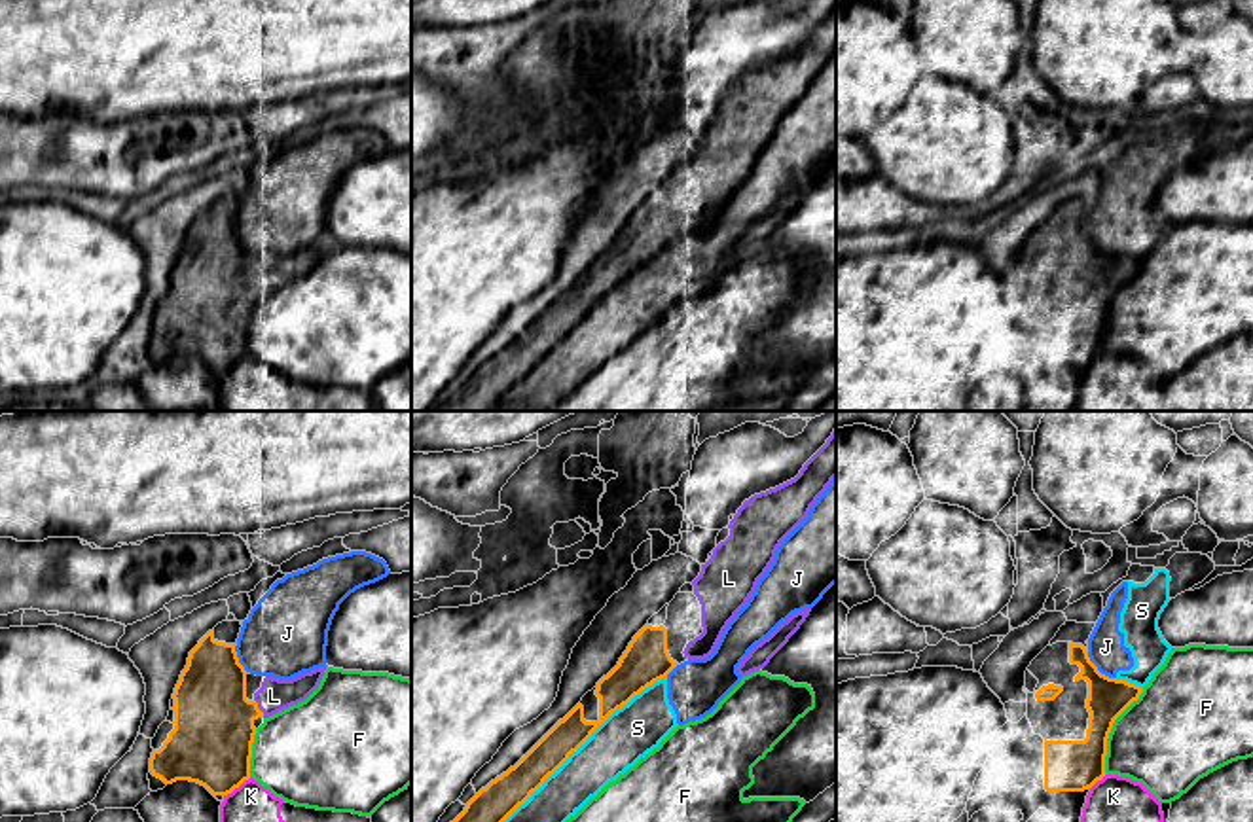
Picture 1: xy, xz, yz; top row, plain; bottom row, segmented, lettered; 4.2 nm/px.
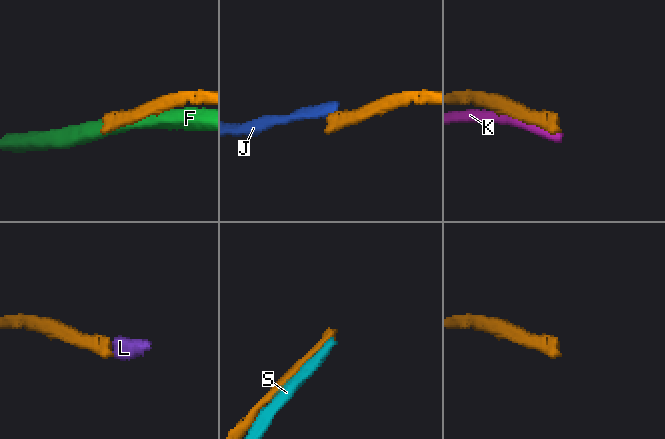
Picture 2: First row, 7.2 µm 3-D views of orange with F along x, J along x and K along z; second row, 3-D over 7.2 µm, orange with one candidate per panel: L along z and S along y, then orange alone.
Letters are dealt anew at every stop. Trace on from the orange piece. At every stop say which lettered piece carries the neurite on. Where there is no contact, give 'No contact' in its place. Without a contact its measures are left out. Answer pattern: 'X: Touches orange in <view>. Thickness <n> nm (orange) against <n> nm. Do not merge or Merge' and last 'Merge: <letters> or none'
F: Touches orange in yz. Thickness 220 nm (orange) against 420 nm. Do not merge
J: Touches orange in yz. Thickness 180 nm (orange) against 160 nm. Do not merge
K: Touches orange in xy. Thickness 340 nm (orange) against 170 nm. Do not merge
L: Touches orange in xy. Thickness 340 nm (orange) against 140 nm. Merge
S: Touches orange in xz. Thickness 150 nm (orange) against 220 nm. Do not merge
Merge: L

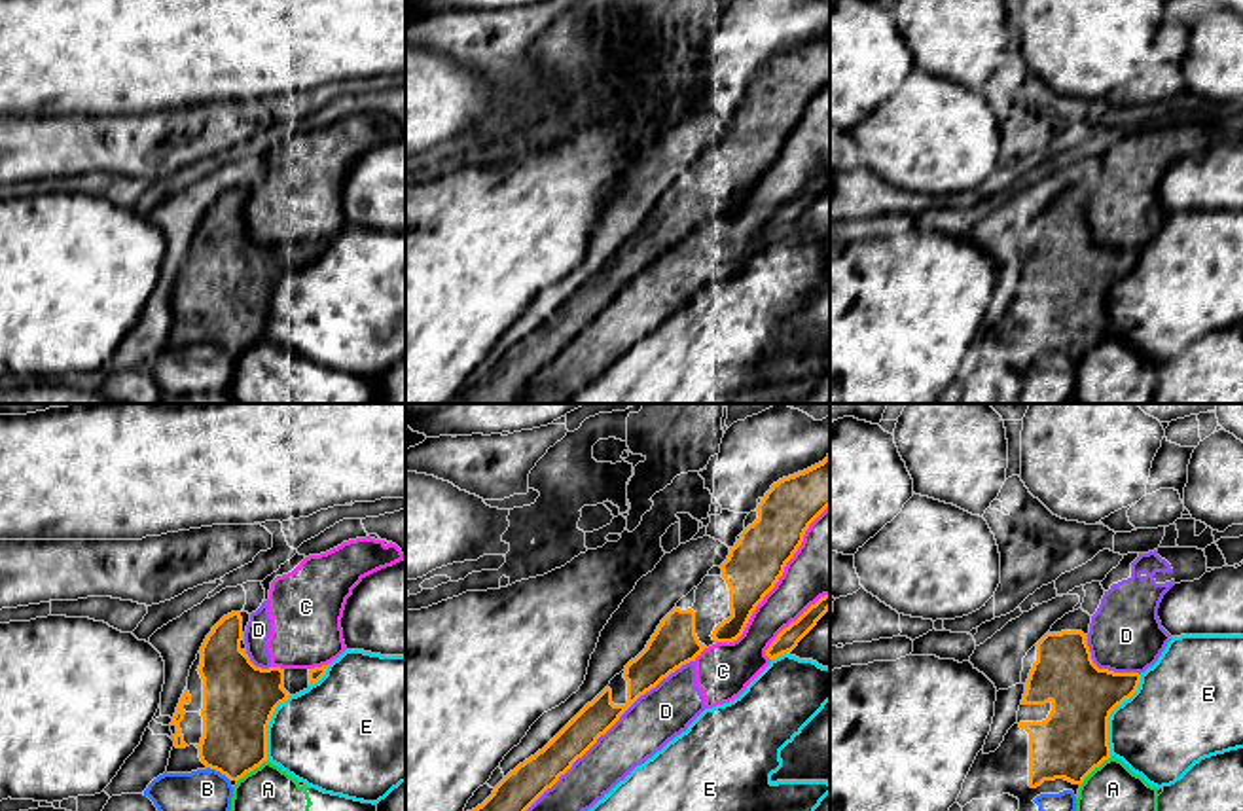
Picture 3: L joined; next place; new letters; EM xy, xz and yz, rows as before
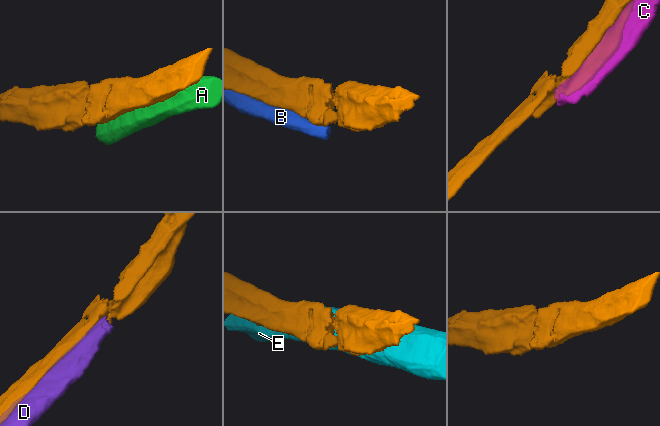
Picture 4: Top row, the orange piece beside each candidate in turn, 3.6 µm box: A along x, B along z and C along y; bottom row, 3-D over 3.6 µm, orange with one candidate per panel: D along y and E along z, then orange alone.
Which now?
A: Touches orange in yz. Thickness 300 nm (orange) against 200 nm. Do not merge
B: Touches orange in xy. Thickness 280 nm (orange) against 180 nm. Do not merge
C: Touches orange in xz. Thickness 240 nm (orange) against 280 nm. Do not merge
D: Touches orange in xz. Thickness 150 nm (orange) against 220 nm. Do not merge
E: Touches orange in yz. Thickness 300 nm (orange) against 400 nm. Do not merge
Merge: none

